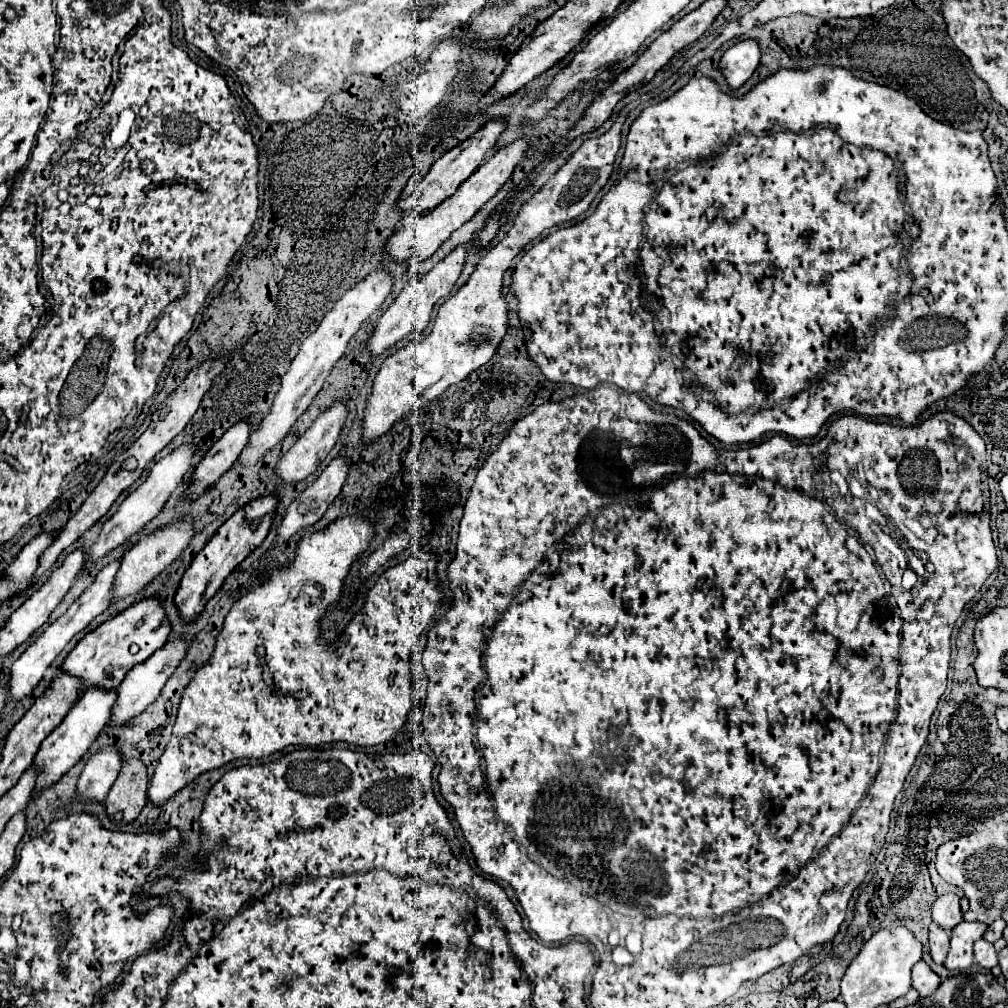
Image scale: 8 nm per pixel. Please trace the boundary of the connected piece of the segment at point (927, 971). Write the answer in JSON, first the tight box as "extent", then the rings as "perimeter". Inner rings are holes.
{"extent":[912,962,942,998],"perimeter":[[[918,962],[912,968],[912,986],[920,992],[922,998],[932,996],[938,990],[940,982],[942,982],[942,978],[936,972],[932,972],[932,968],[926,962]]]}

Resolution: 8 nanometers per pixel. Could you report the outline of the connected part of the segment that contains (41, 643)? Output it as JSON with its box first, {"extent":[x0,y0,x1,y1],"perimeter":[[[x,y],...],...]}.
{"extent":[10,558,122,700],"perimeter":[[[116,558],[112,560],[110,564],[106,564],[94,578],[94,582],[82,592],[82,596],[78,600],[74,600],[74,604],[60,616],[56,618],[26,650],[24,654],[12,664],[12,670],[10,670],[10,696],[14,700],[20,700],[24,698],[26,694],[32,692],[32,688],[42,680],[46,668],[54,662],[54,658],[62,652],[62,648],[78,634],[82,632],[100,612],[104,612],[108,606],[110,606],[110,600],[112,600],[112,580],[116,576],[116,572],[120,570],[120,560],[122,558]]]}

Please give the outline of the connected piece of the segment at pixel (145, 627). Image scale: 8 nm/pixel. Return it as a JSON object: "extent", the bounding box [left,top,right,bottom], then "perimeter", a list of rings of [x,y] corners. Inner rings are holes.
{"extent":[62,596,172,690],"perimeter":[[[148,596],[144,600],[134,602],[130,608],[122,610],[120,614],[112,616],[110,620],[102,622],[98,628],[84,634],[84,638],[76,644],[76,648],[68,654],[62,664],[62,670],[82,678],[82,690],[88,686],[102,686],[102,688],[118,688],[124,680],[126,672],[144,662],[152,652],[164,646],[172,626],[166,618],[164,602],[158,596]]]}

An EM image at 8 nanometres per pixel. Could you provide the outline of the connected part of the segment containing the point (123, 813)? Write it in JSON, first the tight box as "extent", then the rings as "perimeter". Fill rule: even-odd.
{"extent":[106,760,148,826],"perimeter":[[[126,760],[122,770],[106,796],[106,814],[116,820],[118,826],[132,822],[146,804],[148,772],[142,760]]]}

